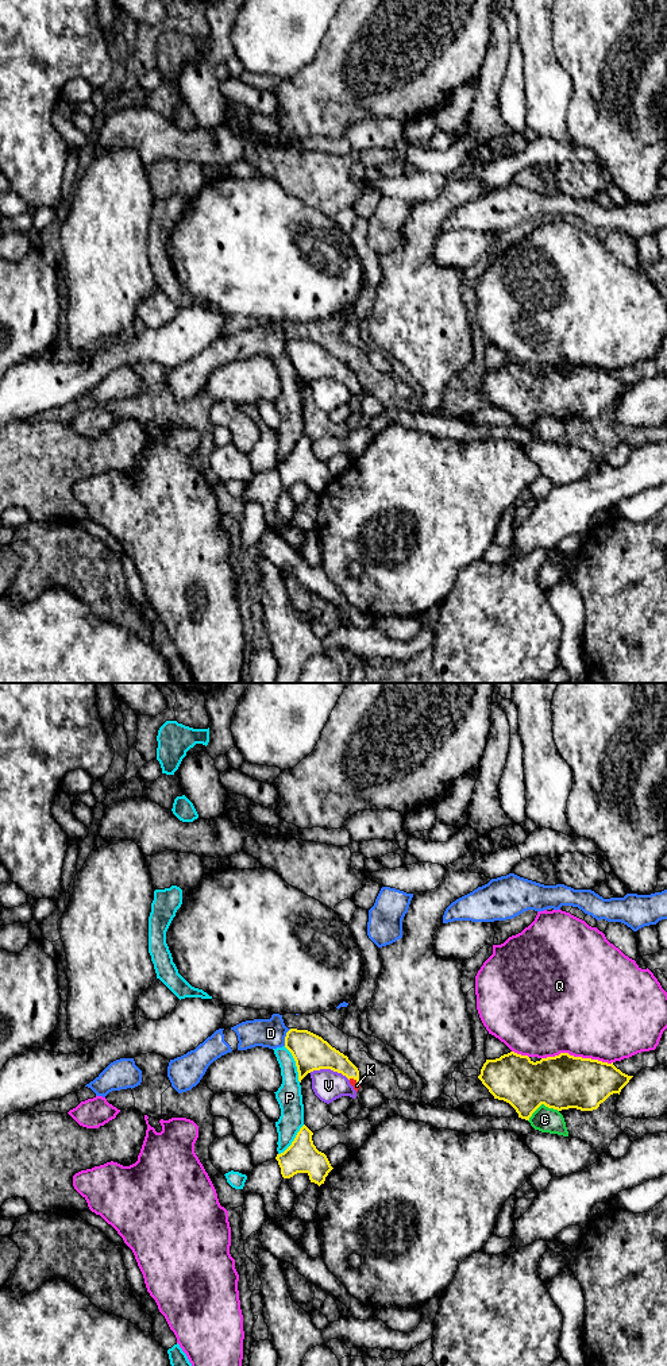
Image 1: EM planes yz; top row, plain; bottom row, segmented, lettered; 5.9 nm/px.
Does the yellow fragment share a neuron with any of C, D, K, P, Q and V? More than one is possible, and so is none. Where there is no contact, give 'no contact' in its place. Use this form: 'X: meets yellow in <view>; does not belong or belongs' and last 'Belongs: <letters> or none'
C: meets yellow in yz; does not belong
D: meets yellow in yz; does not belong
K: meets yellow in yz; belongs
P: meets yellow in yz; does not belong
Q: meets yellow in yz; does not belong
V: meets yellow in yz; does not belong
Belongs: K

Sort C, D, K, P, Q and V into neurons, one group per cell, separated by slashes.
C / D / K / P / Q / V

